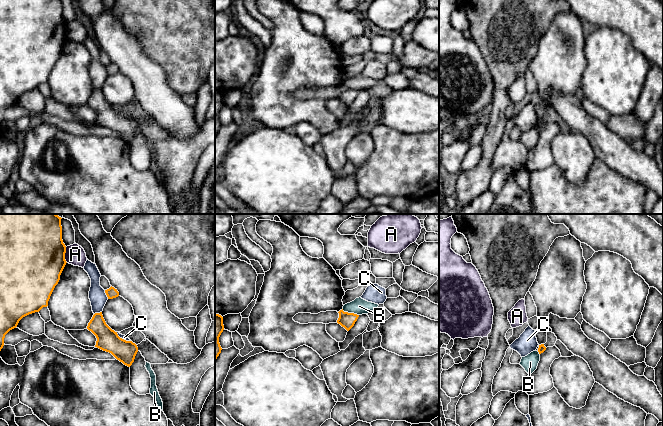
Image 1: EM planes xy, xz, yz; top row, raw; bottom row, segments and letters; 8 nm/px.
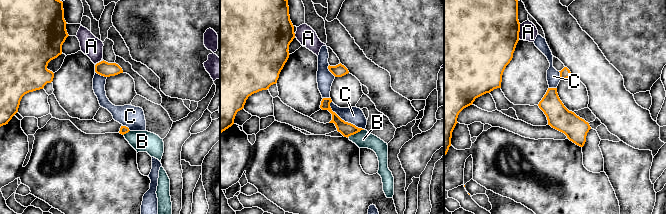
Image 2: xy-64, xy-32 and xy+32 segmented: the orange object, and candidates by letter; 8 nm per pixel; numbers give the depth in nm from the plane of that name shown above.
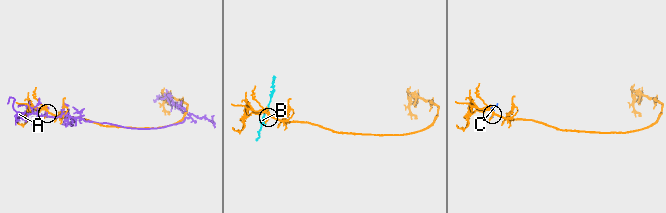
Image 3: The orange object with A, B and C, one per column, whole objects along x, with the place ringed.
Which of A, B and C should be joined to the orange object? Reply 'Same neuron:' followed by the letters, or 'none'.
Same neuron: none

